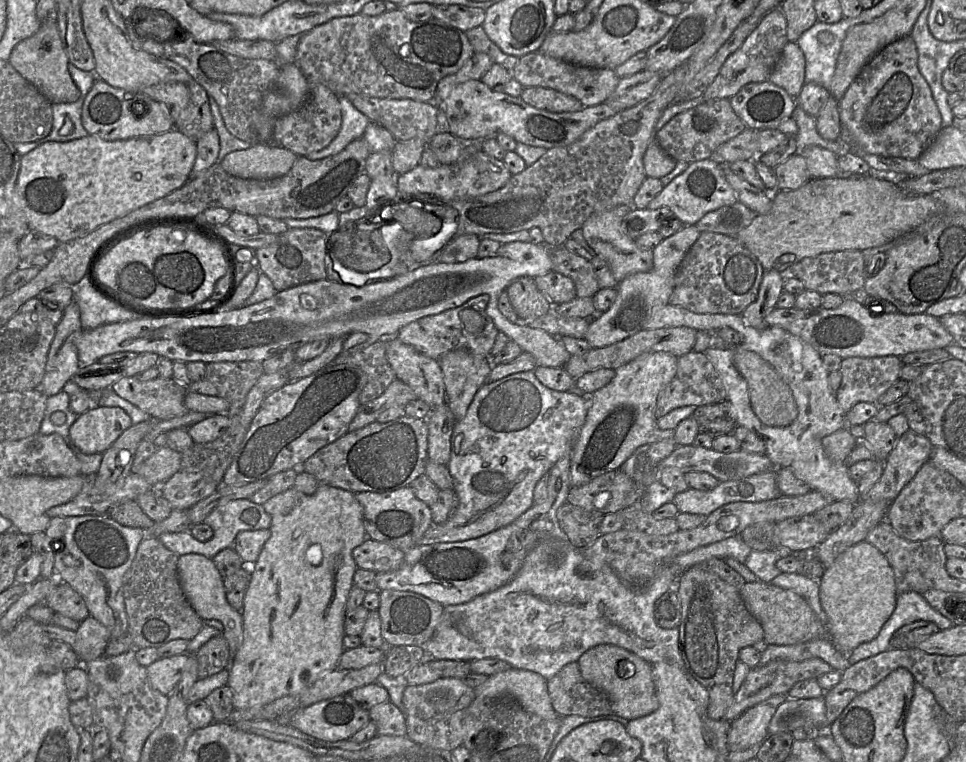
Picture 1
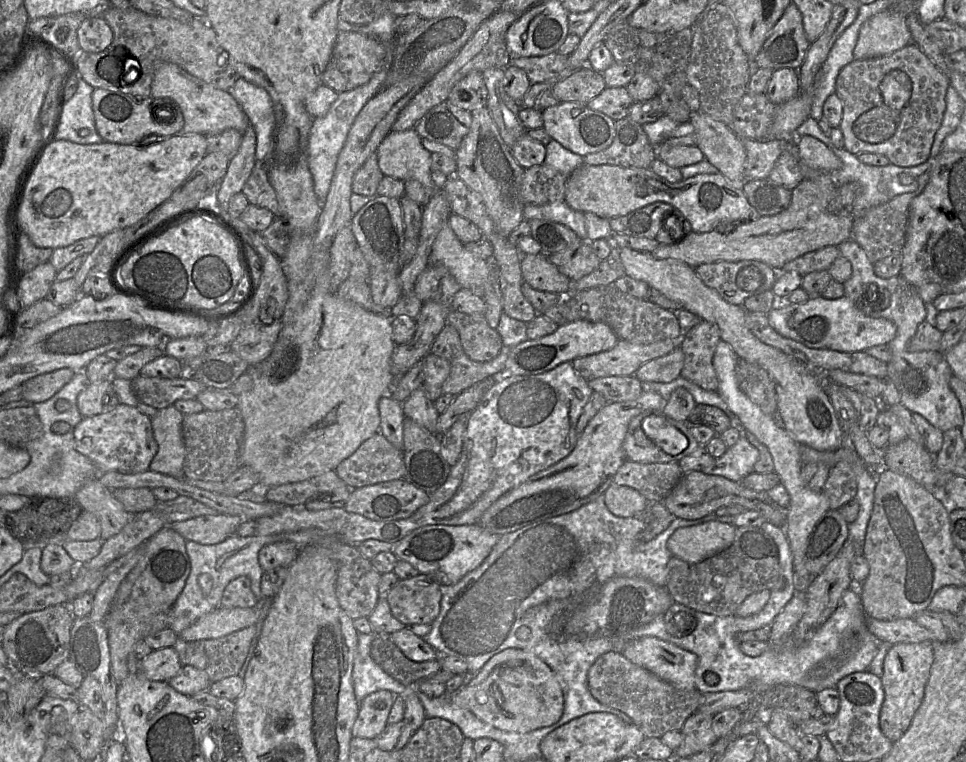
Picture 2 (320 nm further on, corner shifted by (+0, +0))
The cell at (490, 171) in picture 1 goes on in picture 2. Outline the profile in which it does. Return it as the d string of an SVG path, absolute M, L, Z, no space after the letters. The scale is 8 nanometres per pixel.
M489 68L482 72L487 89L486 107L500 131L501 138L510 148L525 133L519 119L520 107L505 92L503 87L505 69Z

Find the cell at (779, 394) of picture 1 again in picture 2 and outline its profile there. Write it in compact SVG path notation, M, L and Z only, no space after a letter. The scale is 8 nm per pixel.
M627 247L619 248L619 254L627 276L647 283L650 288L656 289L670 300L680 303L684 309L697 315L701 320L716 324L720 330L721 340L727 342L739 358L748 363L758 365L767 371L775 383L777 417L785 430L798 444L808 446L817 451L835 451L844 444L846 433L840 426L824 385L820 383L818 378L802 362L758 339L746 326L746 311L741 305L734 305L725 301L715 289L706 286L695 270L683 261L656 259L651 253L640 252Z

